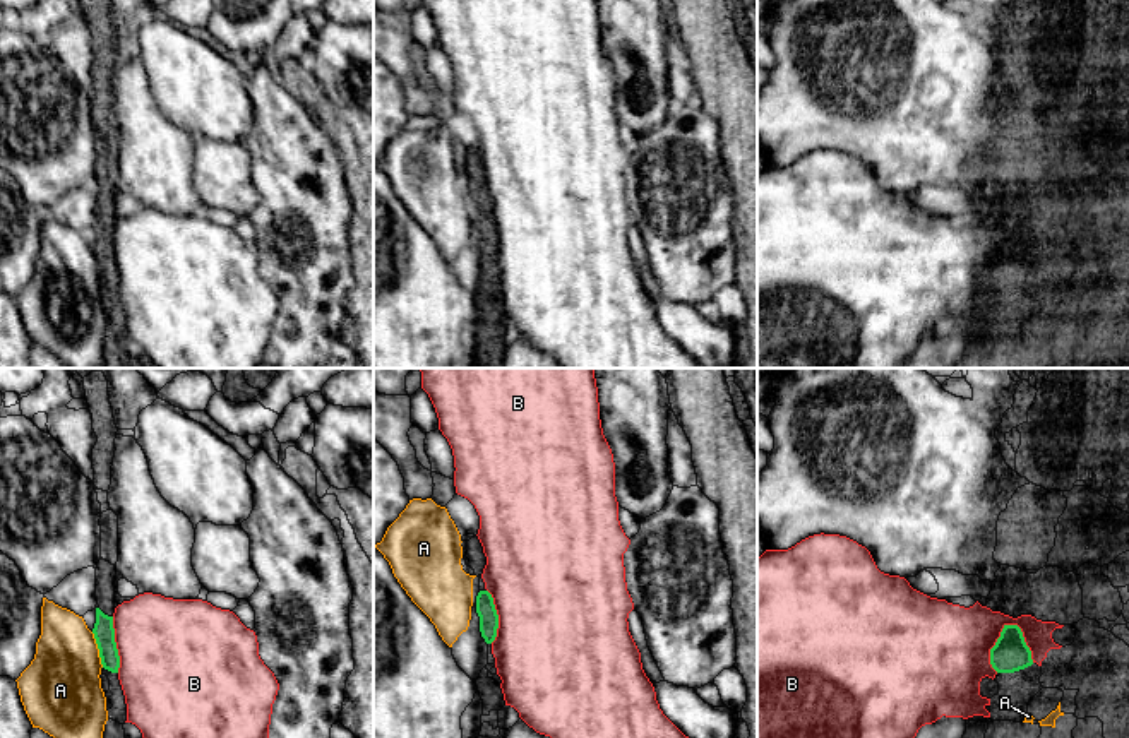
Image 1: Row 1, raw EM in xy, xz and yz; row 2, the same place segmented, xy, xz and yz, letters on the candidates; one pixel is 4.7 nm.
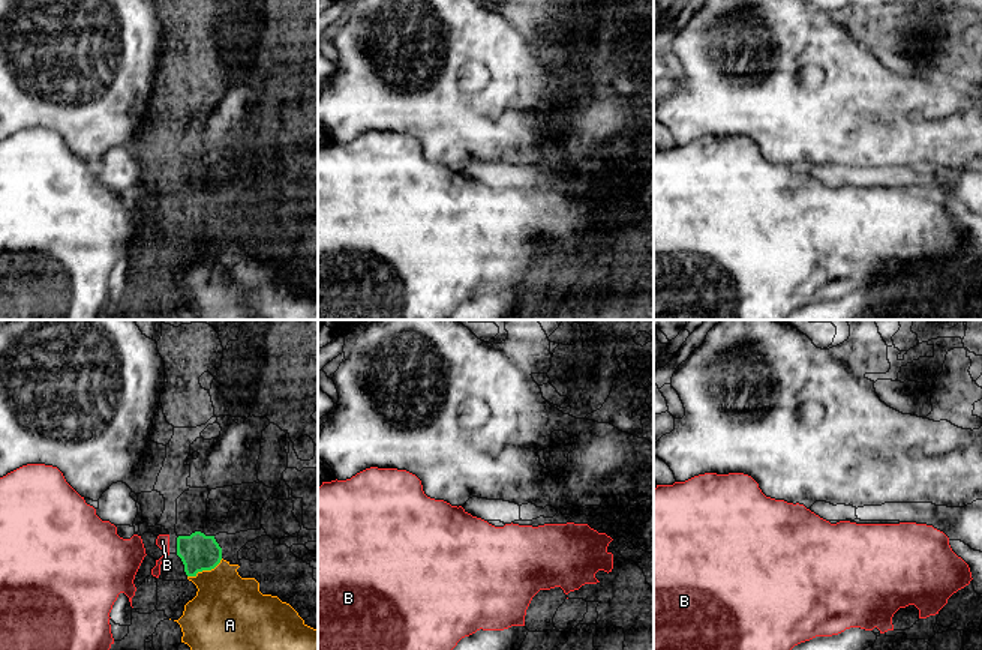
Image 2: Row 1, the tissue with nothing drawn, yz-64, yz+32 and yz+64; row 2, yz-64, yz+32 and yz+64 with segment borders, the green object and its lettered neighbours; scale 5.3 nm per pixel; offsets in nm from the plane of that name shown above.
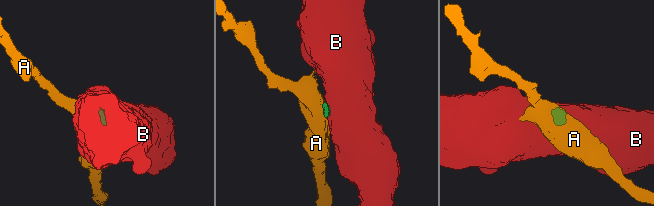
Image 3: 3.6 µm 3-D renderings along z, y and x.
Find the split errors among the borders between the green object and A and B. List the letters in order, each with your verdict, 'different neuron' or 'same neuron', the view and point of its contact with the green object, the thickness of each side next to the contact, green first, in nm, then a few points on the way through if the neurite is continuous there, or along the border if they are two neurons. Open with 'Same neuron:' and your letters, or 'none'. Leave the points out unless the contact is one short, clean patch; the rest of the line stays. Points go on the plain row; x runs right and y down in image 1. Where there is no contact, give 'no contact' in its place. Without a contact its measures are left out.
Same neuron: none
A: different neuron; contact xy (98, 264); calibres 100 and 360 nm; border xy (91, 249), (103, 283)
B: different neuron; contact yz (996, 261); calibres 170 and 440 nm; border yz (1016, 240), (1008, 240), (991, 266), (991, 283), (996, 288)

